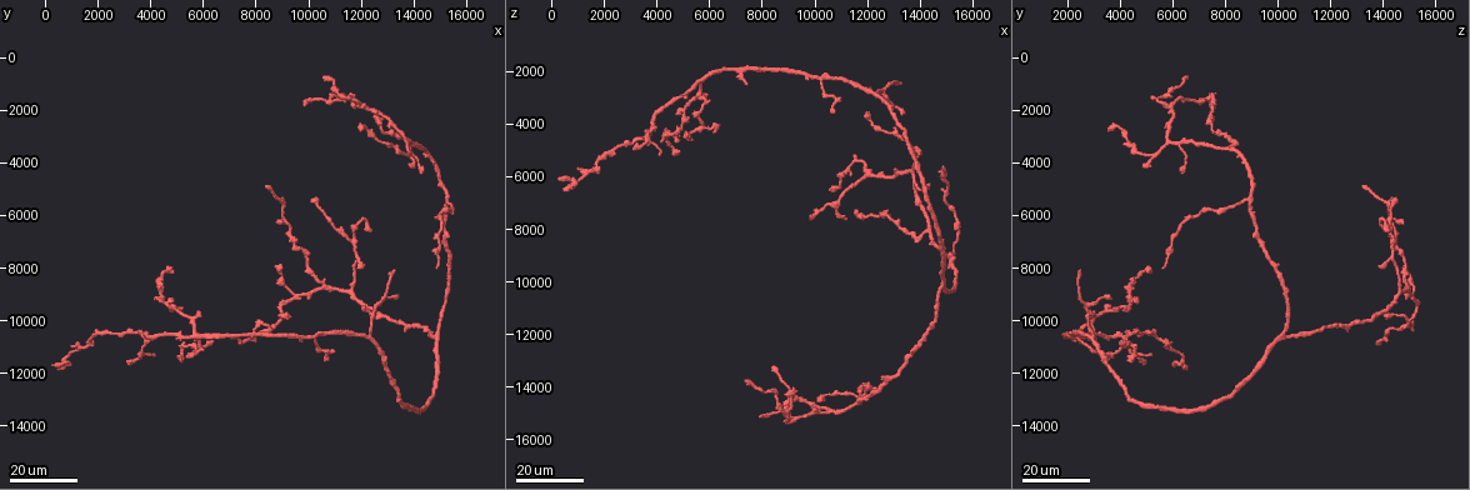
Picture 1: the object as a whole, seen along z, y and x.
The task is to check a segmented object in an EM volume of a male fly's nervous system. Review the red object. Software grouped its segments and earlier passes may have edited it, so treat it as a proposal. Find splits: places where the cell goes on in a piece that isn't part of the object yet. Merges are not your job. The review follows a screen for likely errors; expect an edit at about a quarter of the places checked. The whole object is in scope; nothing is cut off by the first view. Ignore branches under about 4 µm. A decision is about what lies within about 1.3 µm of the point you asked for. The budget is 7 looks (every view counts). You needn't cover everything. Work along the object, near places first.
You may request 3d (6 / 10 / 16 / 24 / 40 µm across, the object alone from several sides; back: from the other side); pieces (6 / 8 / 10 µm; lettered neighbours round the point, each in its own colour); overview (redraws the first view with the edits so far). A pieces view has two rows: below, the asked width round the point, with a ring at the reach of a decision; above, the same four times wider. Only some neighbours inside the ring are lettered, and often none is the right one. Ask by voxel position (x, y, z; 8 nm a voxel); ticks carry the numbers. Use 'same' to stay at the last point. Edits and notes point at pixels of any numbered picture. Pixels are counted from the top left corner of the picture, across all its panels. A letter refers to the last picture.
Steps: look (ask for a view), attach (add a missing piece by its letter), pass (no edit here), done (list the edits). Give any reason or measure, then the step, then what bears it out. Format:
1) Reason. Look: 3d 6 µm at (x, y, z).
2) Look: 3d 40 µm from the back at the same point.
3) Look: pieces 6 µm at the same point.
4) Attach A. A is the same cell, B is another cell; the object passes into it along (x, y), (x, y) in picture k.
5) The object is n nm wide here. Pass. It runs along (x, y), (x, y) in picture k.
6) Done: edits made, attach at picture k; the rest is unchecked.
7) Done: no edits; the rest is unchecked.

Thin end. Look: 3d 16 µm at (7900, 10300, 15100).

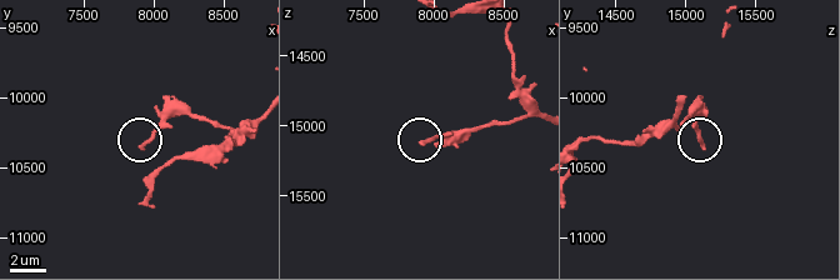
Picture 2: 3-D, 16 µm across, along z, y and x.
What lies round it. Look: pieces 10 µm at (7920, 10340, 15120).

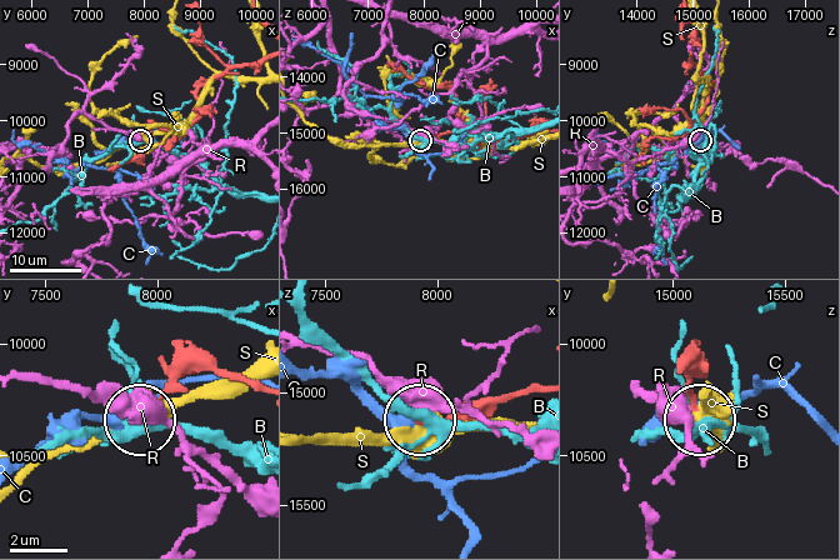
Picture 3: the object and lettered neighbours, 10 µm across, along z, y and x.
The object is 190 nm wide here. Pass. B, C, R and S are other cells; none of them fits.

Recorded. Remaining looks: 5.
An open end. Look: 3d 24 µm at (10100, 5400, 14500).

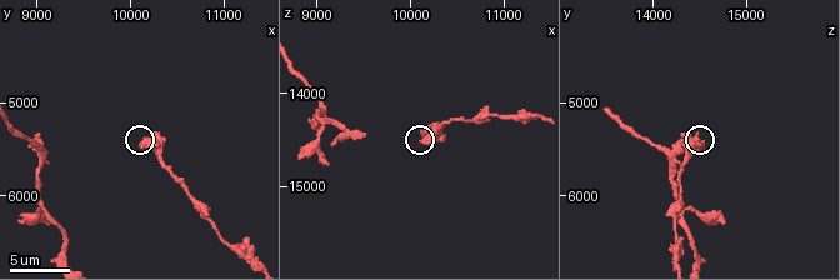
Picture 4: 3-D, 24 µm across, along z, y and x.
Look: pieces 6 µm at the same point.

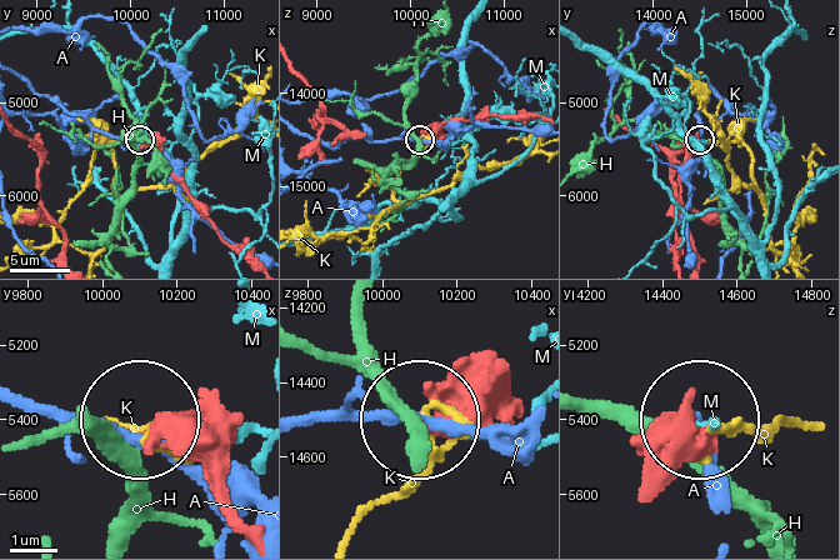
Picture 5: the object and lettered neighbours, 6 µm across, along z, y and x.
The object is 440 nm wide here. Pass. A, H, K and M are other cells; it runs along (238, 510), (145, 431) in picture 5; none of them fits.

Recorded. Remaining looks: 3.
Look: 3d 24 µm at (7300, 11000, 13800).

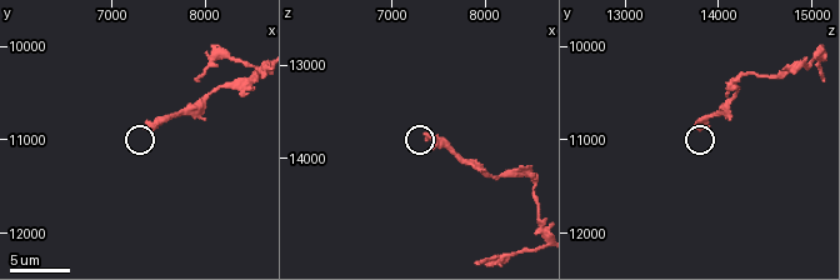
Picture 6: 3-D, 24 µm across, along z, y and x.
Look: 3d 10 µm at (7350, 10900, 13750).

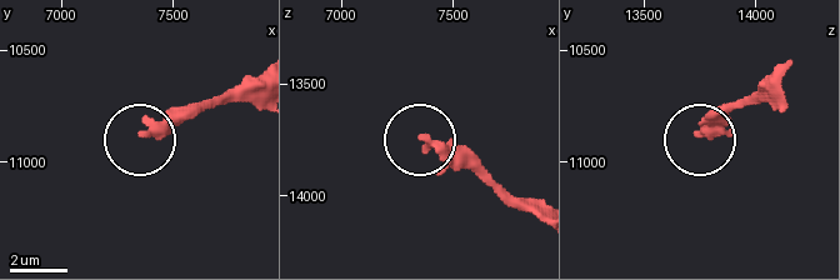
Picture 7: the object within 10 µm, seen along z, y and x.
Look: pieces 10 µm at (7380, 10870, 13730).

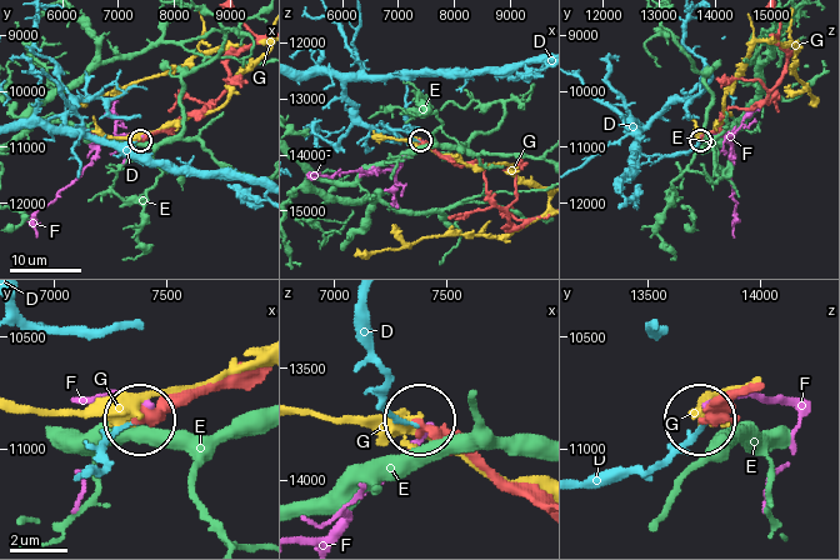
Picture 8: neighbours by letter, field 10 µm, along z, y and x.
Pass. D, E, F and G are other cells; it runs along (226, 371), (163, 398), (143, 415) in picture 8; none of them fits.

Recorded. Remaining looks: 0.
Done: no edits; the rest is unchecked.

